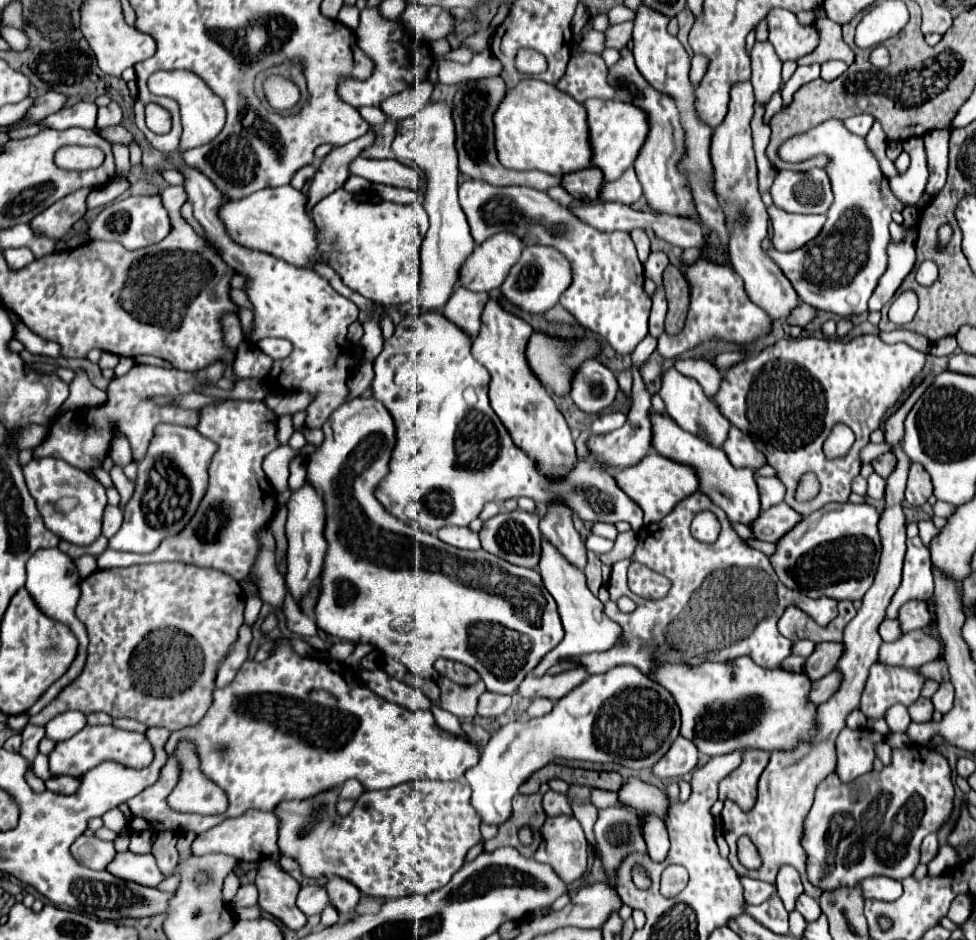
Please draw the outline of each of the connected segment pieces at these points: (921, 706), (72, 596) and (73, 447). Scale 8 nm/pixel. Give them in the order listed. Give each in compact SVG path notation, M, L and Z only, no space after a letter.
M916 699L910 707L908 707L908 715L910 715L910 719L912 721L930 721L932 719L932 711L934 711L934 707L932 707L932 703L930 703L930 699Z
M40 549L36 551L30 559L28 559L28 579L26 579L26 591L30 593L30 597L36 601L36 605L40 607L42 613L46 613L46 617L54 619L54 621L60 621L64 625L68 625L72 629L72 633L76 635L78 639L78 653L76 653L76 661L70 665L68 673L64 673L64 677L60 677L48 691L46 691L46 697L40 697L34 705L28 710L30 716L36 715L54 699L54 693L60 693L74 677L78 677L78 673L82 671L84 667L84 661L86 661L86 647L88 647L88 635L86 635L86 629L84 625L76 619L74 615L74 609L76 609L76 603L80 599L80 585L78 585L78 569L74 567L74 561L62 553L60 549Z
M214 363L198 373L186 373L178 369L160 369L152 365L134 365L130 373L124 377L116 377L108 385L108 403L100 405L96 409L74 409L60 419L54 419L50 425L50 435L34 449L34 457L60 457L84 471L90 471L92 467L102 465L102 459L108 455L112 439L116 433L124 433L132 445L134 461L140 461L148 449L148 443L154 435L154 427L158 423L178 423L178 425L192 425L198 423L198 413L192 409L180 409L176 405L158 407L150 401L150 397L156 395L168 395L176 397L182 393L192 393L196 385L200 385L204 379L222 379L224 365Z

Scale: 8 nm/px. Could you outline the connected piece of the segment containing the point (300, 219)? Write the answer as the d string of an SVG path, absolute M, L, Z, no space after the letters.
M292 185L262 189L240 201L224 201L220 205L222 223L238 245L270 253L296 267L306 267L310 261L324 261L316 247L316 229L306 211L306 195Z

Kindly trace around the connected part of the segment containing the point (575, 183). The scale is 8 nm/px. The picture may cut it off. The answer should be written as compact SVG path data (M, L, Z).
M598 167L580 169L576 173L568 173L560 179L562 189L566 189L576 201L582 203L596 203L600 189L602 189L602 171Z

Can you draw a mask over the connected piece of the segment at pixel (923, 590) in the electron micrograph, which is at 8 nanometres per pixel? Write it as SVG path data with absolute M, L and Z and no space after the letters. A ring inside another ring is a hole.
M920 537L908 539L906 541L908 551L904 559L904 575L898 591L892 597L892 603L888 605L888 619L898 617L898 609L910 601L910 599L920 599L928 601L934 593L934 579L932 579L932 569L930 569L930 551L928 547L920 541Z

